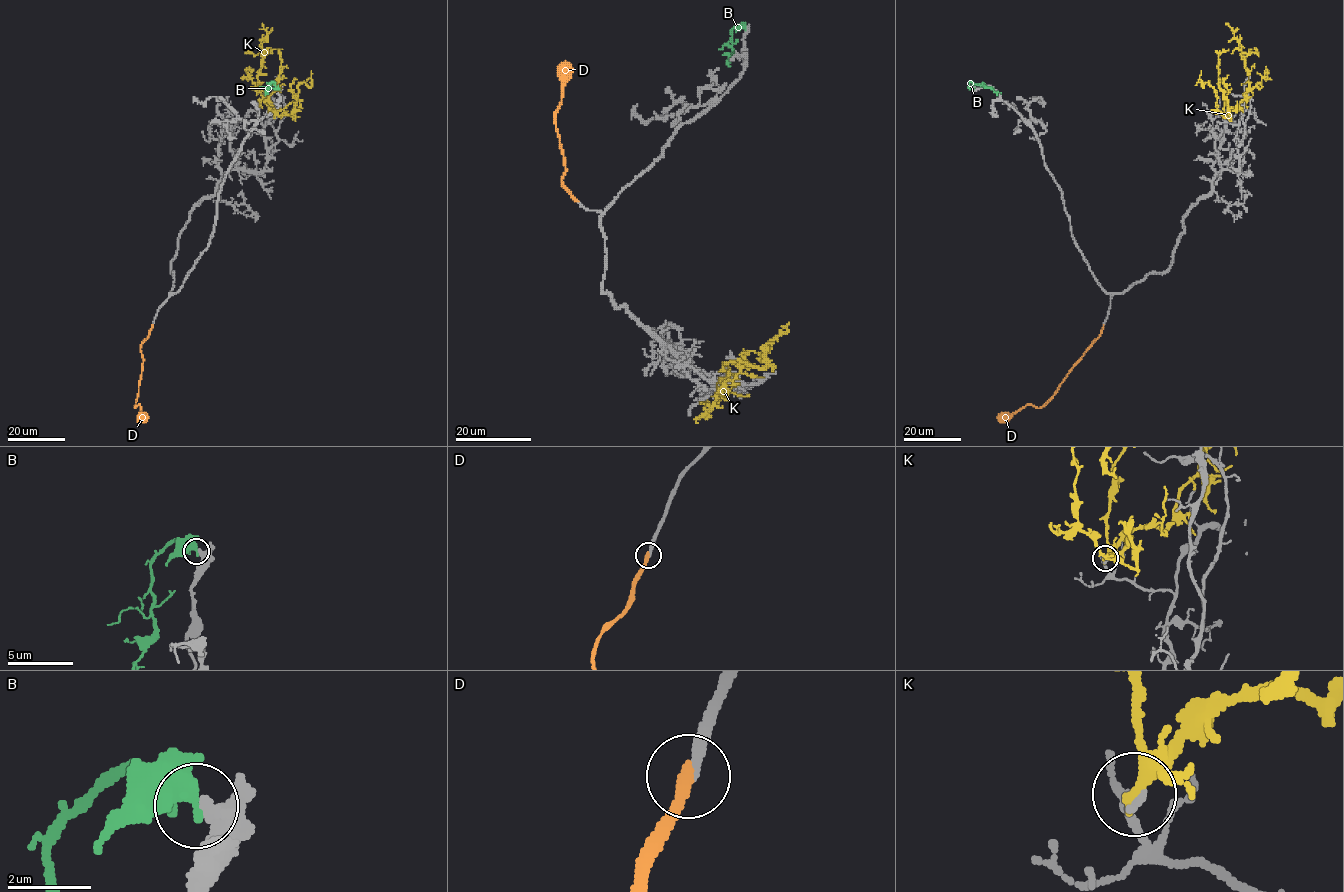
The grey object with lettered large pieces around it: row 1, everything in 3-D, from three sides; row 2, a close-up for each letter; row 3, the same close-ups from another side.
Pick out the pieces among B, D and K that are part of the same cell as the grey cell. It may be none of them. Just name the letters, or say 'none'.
D

